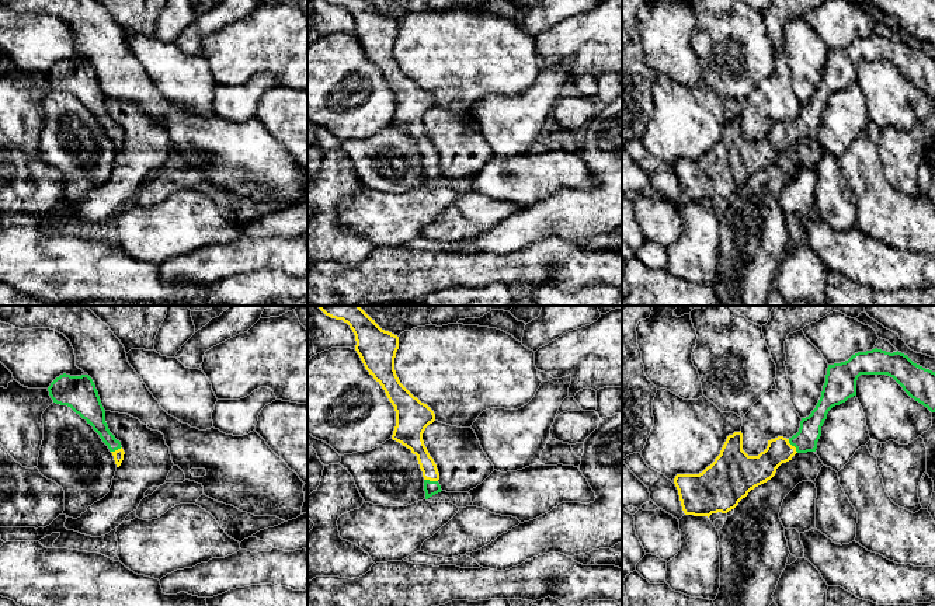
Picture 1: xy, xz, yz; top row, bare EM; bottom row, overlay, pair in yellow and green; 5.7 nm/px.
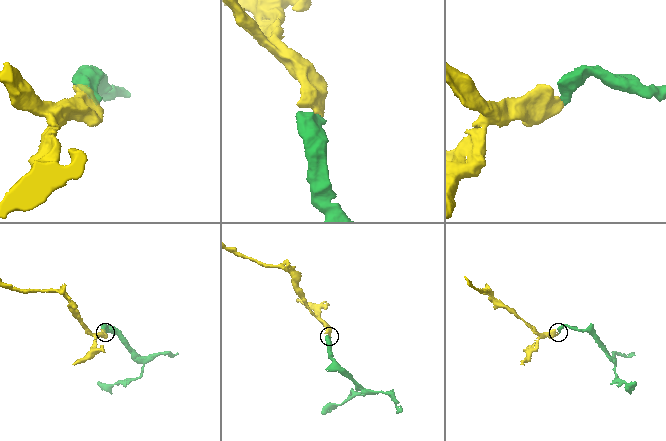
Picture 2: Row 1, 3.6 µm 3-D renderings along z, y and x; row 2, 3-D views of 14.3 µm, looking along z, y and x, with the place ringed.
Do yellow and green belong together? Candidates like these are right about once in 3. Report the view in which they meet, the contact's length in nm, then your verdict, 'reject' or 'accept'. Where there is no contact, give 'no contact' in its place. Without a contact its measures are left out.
yz | 100 nm | accept

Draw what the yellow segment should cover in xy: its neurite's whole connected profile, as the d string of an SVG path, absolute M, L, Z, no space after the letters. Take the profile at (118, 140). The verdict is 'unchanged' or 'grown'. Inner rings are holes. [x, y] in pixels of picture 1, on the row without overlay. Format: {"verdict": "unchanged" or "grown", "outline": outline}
{"verdict": "grown", "outline": "M63 59L51 69L48 77L53 88L70 93L93 112L112 139L117 153L119 153L125 137L121 128L108 115L105 95L93 65L88 60L70 62Z"}

